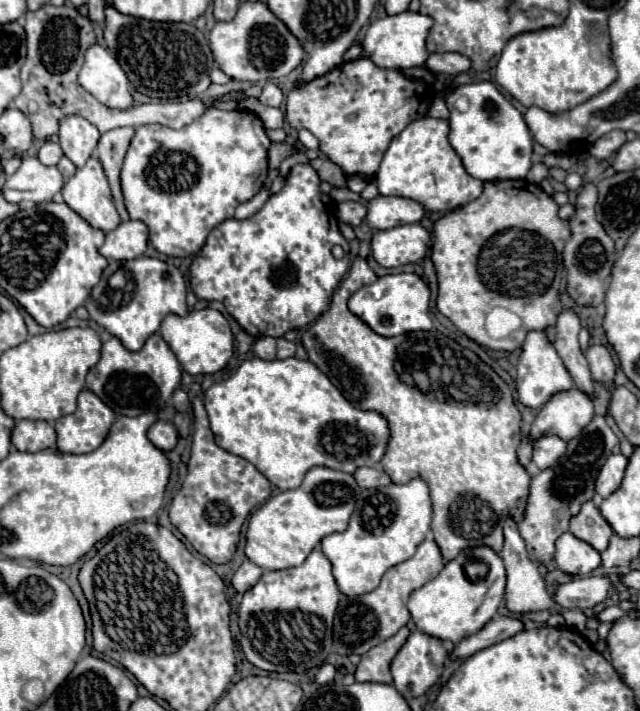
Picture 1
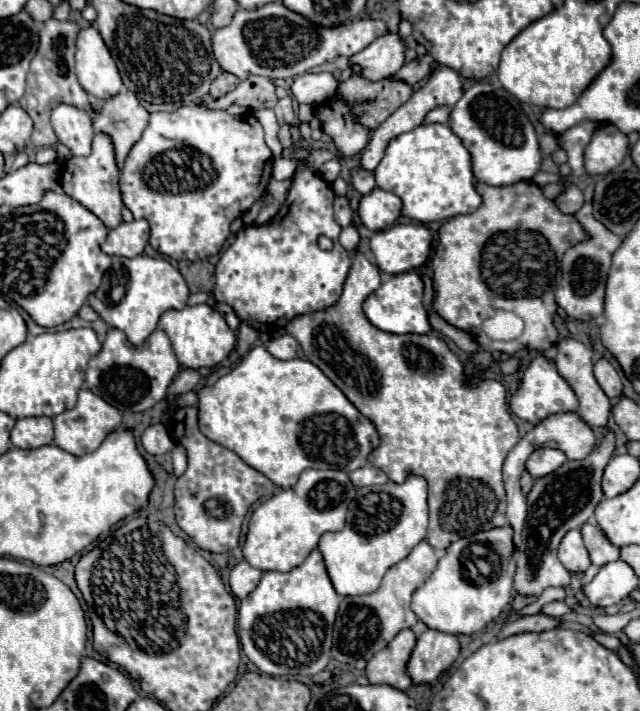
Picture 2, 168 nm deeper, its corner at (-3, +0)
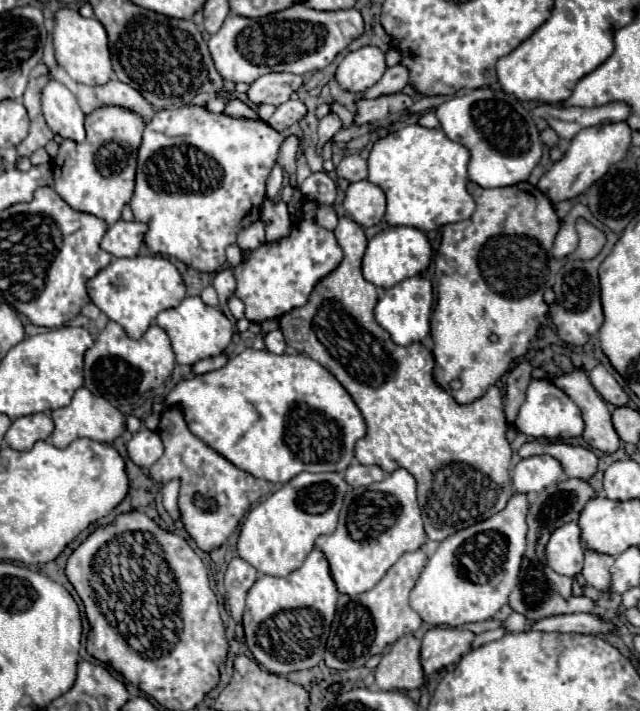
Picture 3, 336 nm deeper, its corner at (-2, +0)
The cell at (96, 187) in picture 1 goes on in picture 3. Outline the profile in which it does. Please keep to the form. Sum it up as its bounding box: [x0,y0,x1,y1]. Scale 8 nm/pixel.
[53,107,145,225]

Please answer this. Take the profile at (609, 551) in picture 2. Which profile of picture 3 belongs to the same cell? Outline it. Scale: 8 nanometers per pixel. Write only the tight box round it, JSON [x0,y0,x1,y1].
[583,549,615,591]

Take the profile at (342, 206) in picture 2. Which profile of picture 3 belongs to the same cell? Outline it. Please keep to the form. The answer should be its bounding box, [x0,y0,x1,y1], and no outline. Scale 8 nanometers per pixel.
[317,205,337,231]

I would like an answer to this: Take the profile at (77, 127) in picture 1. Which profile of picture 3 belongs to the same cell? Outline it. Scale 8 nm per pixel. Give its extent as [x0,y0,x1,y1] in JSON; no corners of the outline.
[41,79,85,143]

